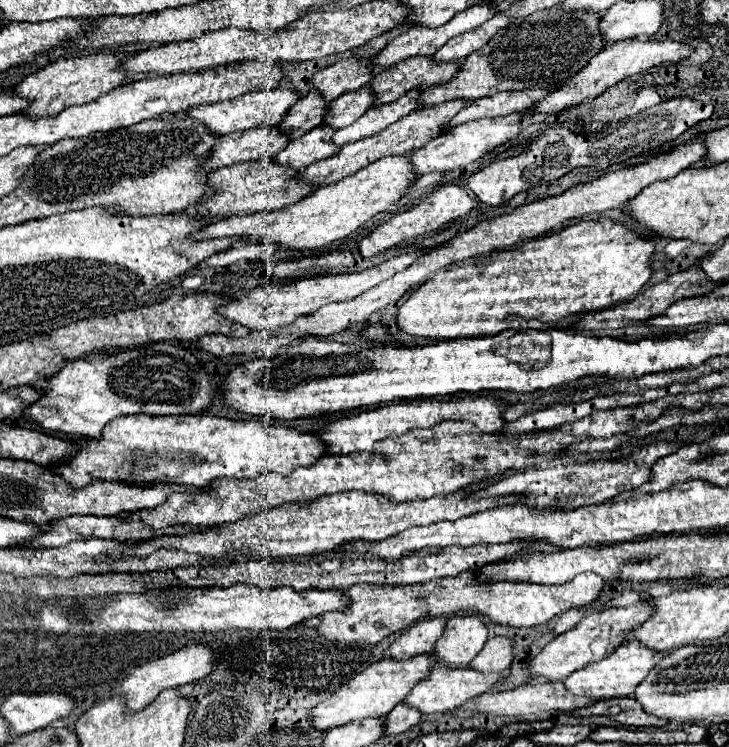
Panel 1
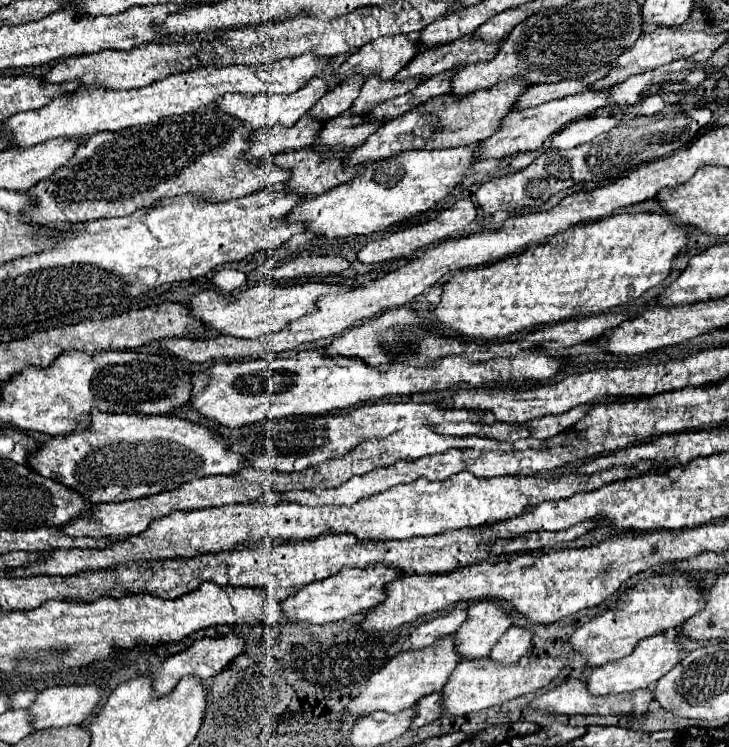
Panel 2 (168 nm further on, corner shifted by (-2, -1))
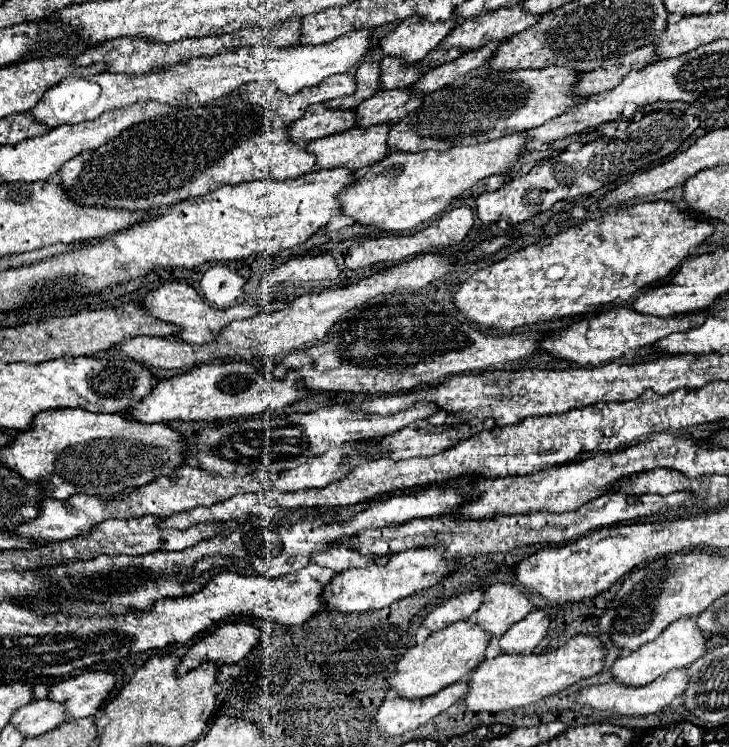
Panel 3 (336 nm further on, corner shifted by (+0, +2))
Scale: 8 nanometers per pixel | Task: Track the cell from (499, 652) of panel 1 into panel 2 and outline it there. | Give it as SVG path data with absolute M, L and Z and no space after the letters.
M510 626L504 636L496 642L496 646L492 648L490 656L494 664L500 666L510 666L516 664L530 648L530 640L532 640L532 632L518 628L518 626Z

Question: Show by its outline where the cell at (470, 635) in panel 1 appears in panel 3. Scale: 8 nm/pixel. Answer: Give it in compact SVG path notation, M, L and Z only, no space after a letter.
M496 583L486 589L484 603L476 613L476 623L490 631L492 637L500 637L510 625L522 621L532 609L534 603L520 589L514 585Z

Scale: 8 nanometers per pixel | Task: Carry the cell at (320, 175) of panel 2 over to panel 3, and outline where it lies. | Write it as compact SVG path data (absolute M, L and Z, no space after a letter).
M382 123L382 125L374 125L374 127L354 127L350 131L336 133L336 135L312 141L310 151L318 157L318 163L316 163L318 169L346 167L346 169L360 171L364 167L370 167L370 165L382 161L390 153L388 131L390 131L390 123Z

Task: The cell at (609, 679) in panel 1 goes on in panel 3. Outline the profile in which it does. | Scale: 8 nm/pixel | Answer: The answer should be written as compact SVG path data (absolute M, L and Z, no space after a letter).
M682 617L682 619L674 621L658 639L642 645L640 649L636 649L630 655L616 659L616 663L612 667L612 675L614 675L616 681L620 681L624 685L642 687L642 685L654 681L656 677L666 675L672 669L690 667L694 663L694 659L700 659L706 651L708 651L706 637L700 631L700 627L696 625L696 621L692 621L692 617Z

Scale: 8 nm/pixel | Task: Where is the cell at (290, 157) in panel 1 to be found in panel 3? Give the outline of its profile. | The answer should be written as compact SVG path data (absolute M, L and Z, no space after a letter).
M410 87L380 91L378 95L366 99L356 107L358 127L370 127L378 123L398 123L408 113L418 109L424 101L424 95L414 95Z

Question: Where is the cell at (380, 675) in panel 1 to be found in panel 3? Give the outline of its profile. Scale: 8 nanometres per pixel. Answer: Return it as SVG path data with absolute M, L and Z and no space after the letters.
M460 619L446 629L432 633L424 643L414 645L406 651L404 659L398 661L398 673L390 679L390 689L398 695L406 695L408 699L420 699L426 695L434 695L436 691L464 679L468 673L472 673L482 661L486 647L490 643L492 635L486 633L478 623L472 619Z

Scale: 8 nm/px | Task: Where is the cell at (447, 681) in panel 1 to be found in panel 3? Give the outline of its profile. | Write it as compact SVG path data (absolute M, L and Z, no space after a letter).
M576 635L566 645L558 647L552 653L532 653L532 655L508 655L502 653L494 659L480 663L470 675L470 691L466 693L466 707L470 711L488 711L500 713L516 707L526 707L538 703L544 697L560 693L580 679L598 675L604 669L606 649L600 637L596 635Z

